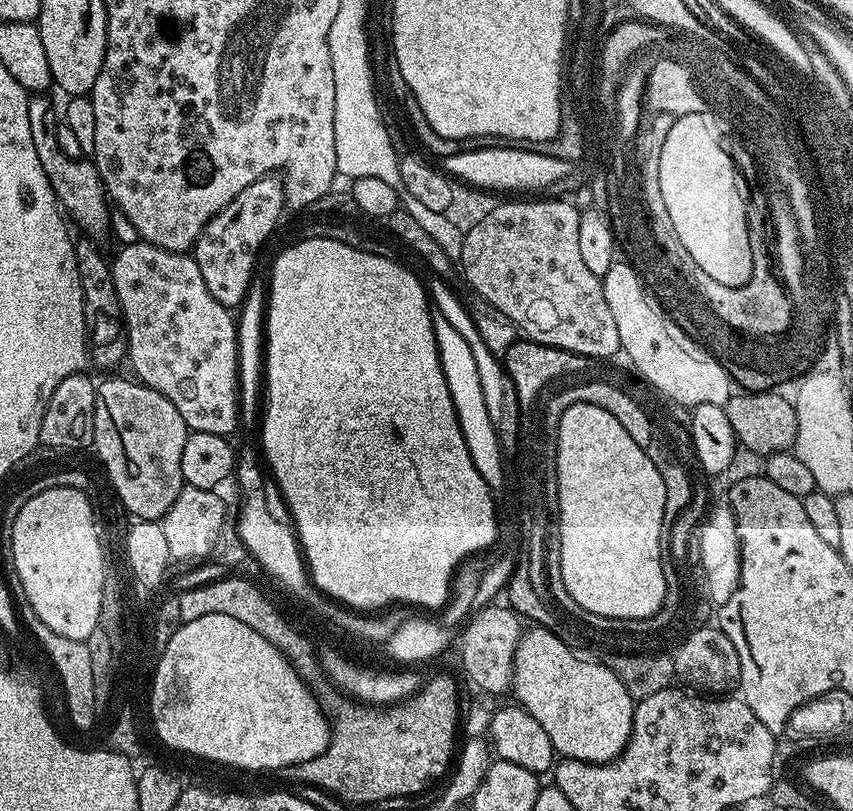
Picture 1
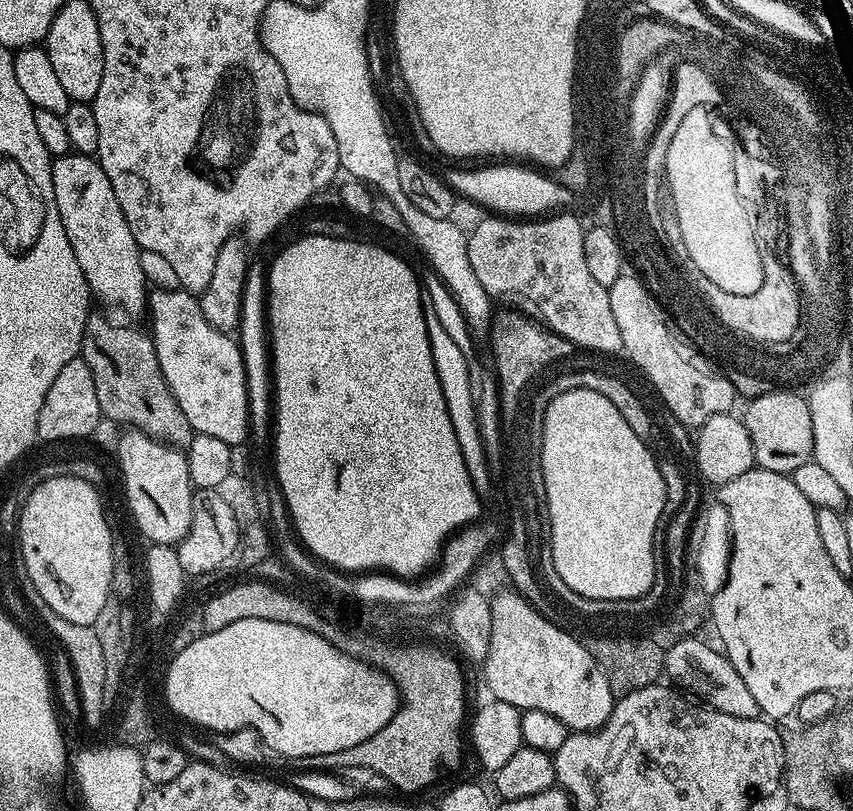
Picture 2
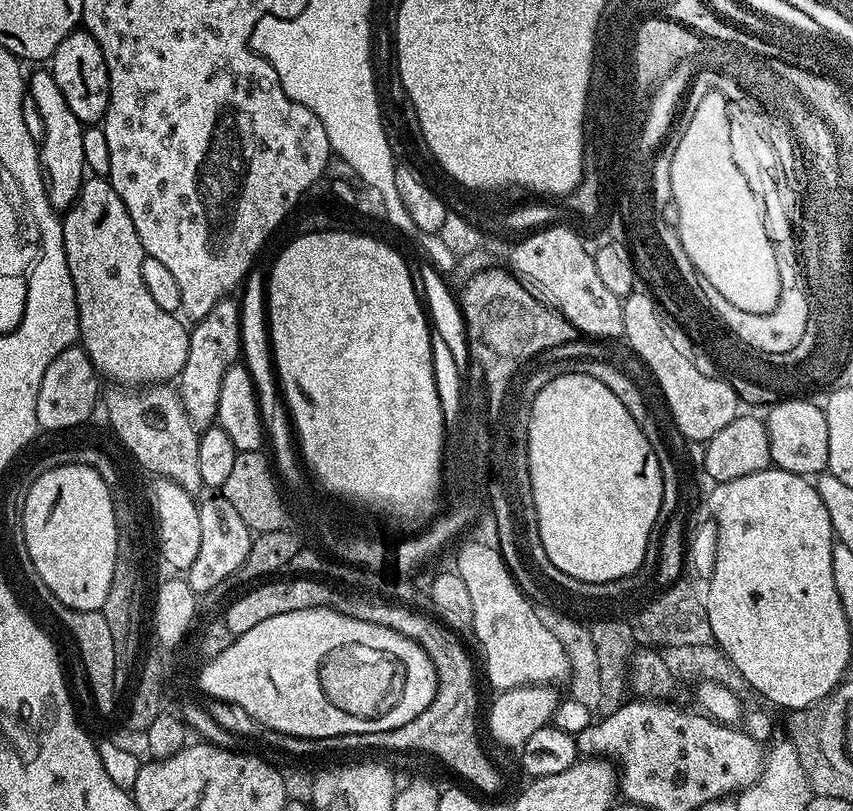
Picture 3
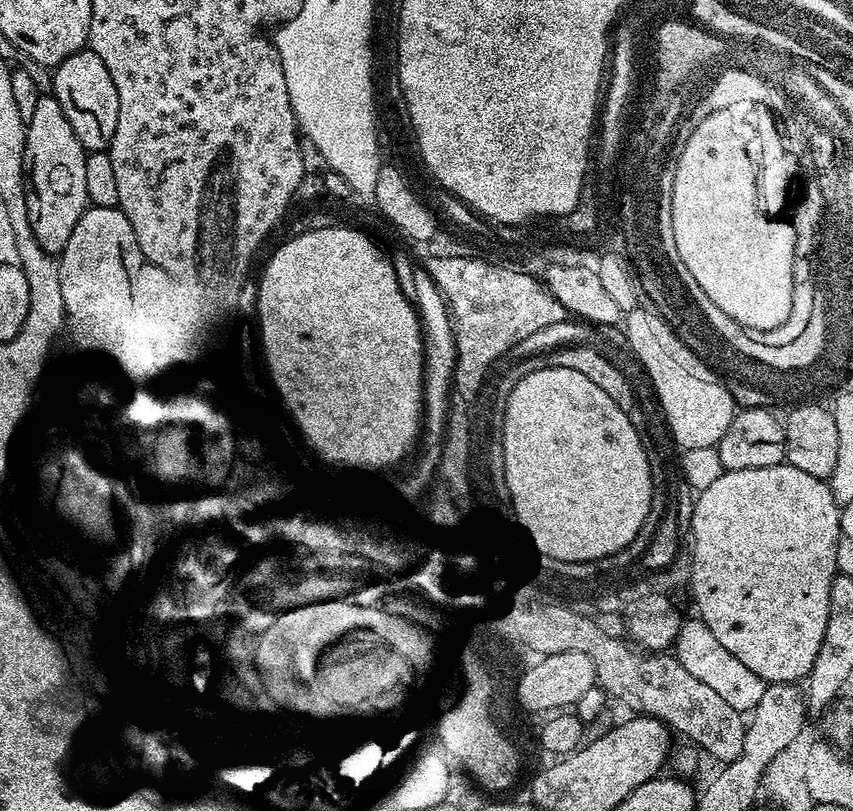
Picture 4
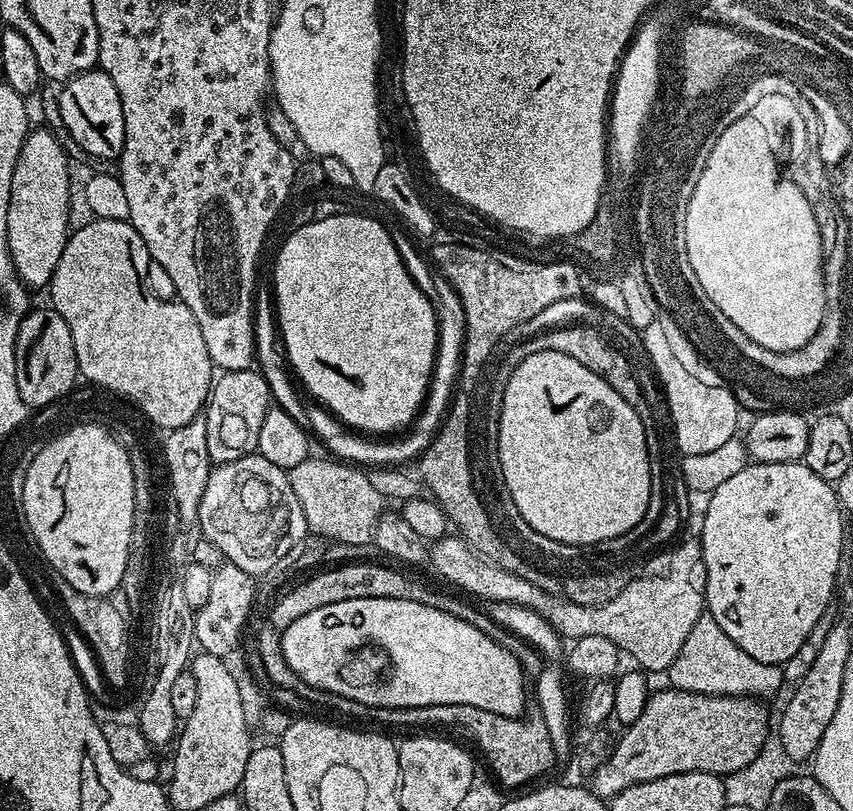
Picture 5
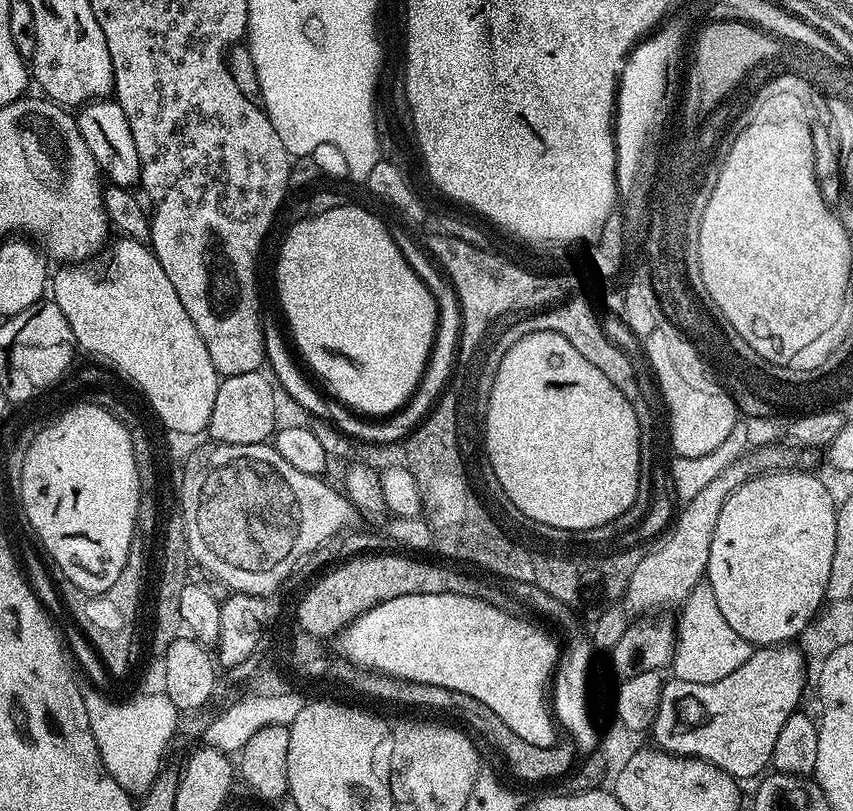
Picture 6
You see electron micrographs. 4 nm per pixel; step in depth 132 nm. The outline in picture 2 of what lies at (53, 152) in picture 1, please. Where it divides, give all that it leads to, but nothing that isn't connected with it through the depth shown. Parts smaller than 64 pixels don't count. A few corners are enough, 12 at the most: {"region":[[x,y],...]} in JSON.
{"region":[[55,157],[60,221],[89,293],[143,313],[150,287],[100,161]]}

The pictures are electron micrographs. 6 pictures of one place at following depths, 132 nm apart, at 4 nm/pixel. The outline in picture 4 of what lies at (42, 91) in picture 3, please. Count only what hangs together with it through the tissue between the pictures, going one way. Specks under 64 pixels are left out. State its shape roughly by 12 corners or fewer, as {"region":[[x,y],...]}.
{"region":[[55,95],[24,130],[34,238],[63,252],[90,206],[86,149]]}

